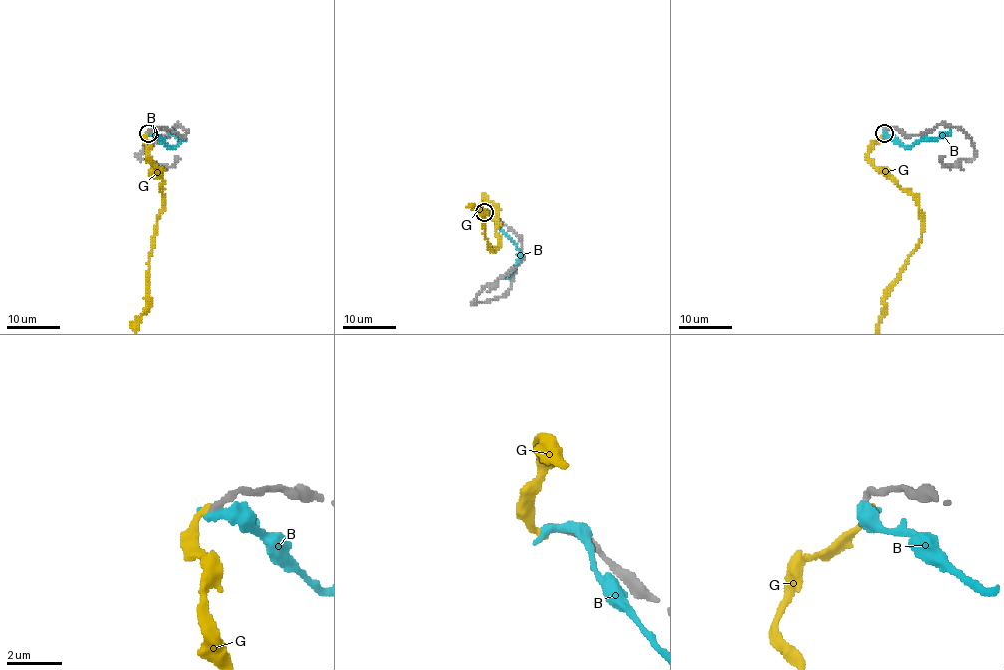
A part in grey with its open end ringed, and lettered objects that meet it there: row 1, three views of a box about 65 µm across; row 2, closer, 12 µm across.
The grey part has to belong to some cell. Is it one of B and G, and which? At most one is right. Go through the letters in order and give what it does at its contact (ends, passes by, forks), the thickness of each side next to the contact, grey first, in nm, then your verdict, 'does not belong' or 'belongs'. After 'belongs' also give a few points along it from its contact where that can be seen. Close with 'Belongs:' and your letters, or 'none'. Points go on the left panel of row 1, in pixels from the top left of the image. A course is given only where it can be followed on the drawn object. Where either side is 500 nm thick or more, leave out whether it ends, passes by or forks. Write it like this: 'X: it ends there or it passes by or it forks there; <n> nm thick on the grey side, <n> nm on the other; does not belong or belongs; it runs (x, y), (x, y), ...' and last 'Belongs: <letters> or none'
B: 280 nm thick on the grey side, 500 nm on the other; does not belong
G: it ends there; 280 nm thick on the grey side, 240 nm on the other; does not belong
Belongs: none

